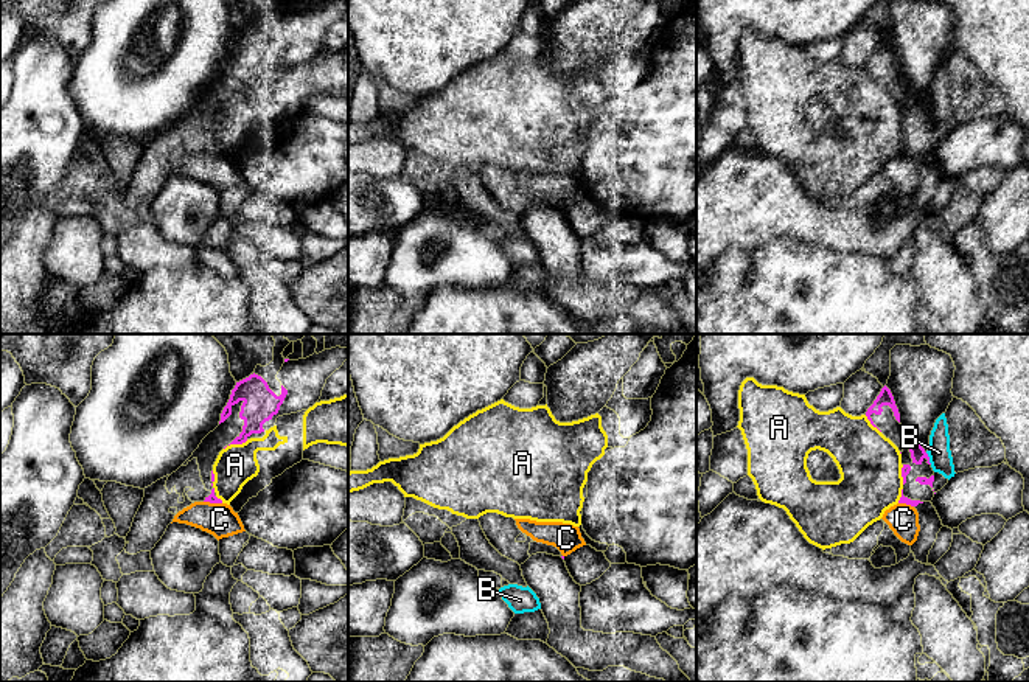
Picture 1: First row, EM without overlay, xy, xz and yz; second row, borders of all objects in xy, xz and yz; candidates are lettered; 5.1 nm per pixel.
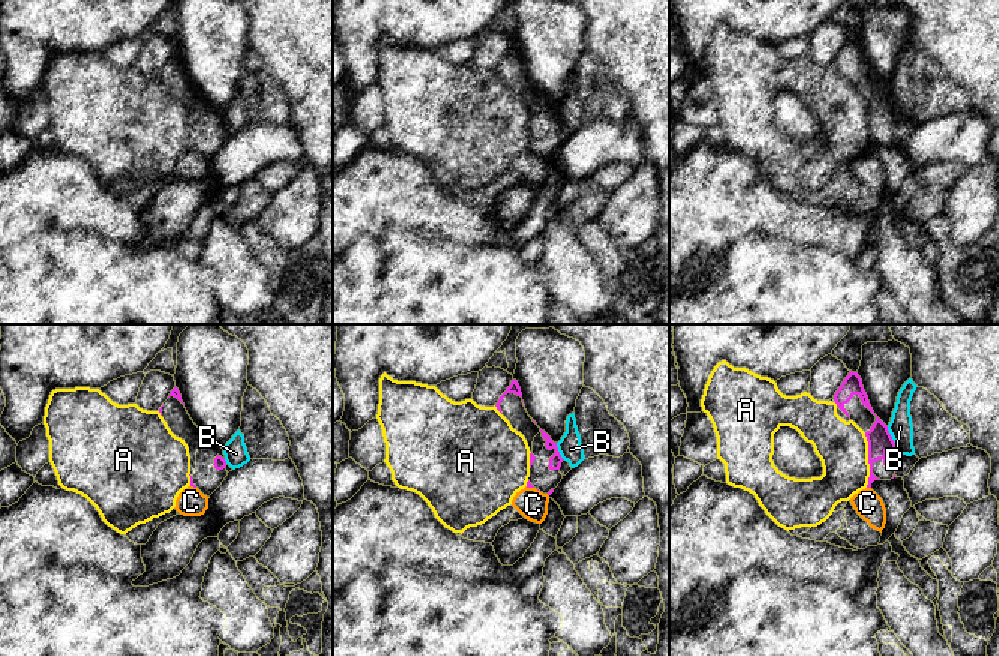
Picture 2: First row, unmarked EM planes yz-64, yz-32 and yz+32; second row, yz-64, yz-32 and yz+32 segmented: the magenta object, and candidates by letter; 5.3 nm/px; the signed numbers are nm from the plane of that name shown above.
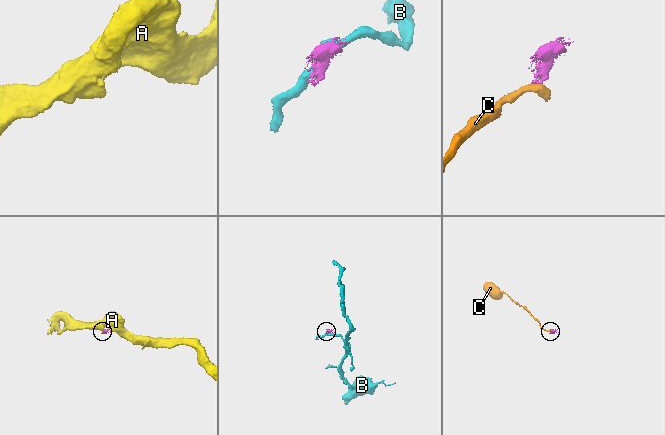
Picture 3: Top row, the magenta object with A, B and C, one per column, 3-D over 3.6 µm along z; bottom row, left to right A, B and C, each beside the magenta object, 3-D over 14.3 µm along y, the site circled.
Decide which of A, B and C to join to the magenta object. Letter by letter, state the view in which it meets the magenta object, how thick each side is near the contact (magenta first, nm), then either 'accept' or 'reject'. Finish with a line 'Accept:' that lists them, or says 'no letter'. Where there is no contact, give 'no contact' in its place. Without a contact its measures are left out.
A: contact in xy; calibres 180 and 200 nm; reject
B: contact in yz; calibres 80 and 120 nm; reject
C: contact in yz; calibres 40 and 160 nm; reject
Accept: no letter

